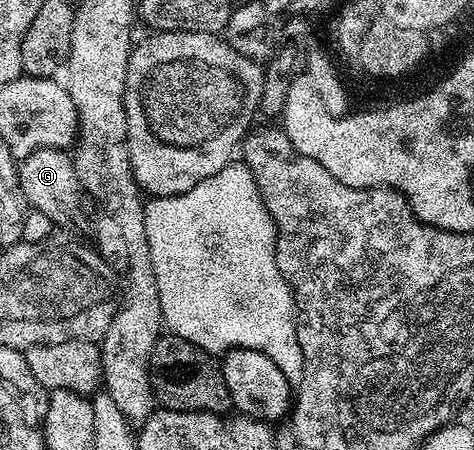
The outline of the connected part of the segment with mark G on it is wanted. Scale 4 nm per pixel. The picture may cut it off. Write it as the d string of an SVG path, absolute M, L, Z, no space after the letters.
M58 147L36 149L28 157L24 157L18 164L18 184L24 193L27 204L33 210L44 213L54 222L55 228L87 226L88 211L82 208L84 192L78 184L74 160L65 150Z

